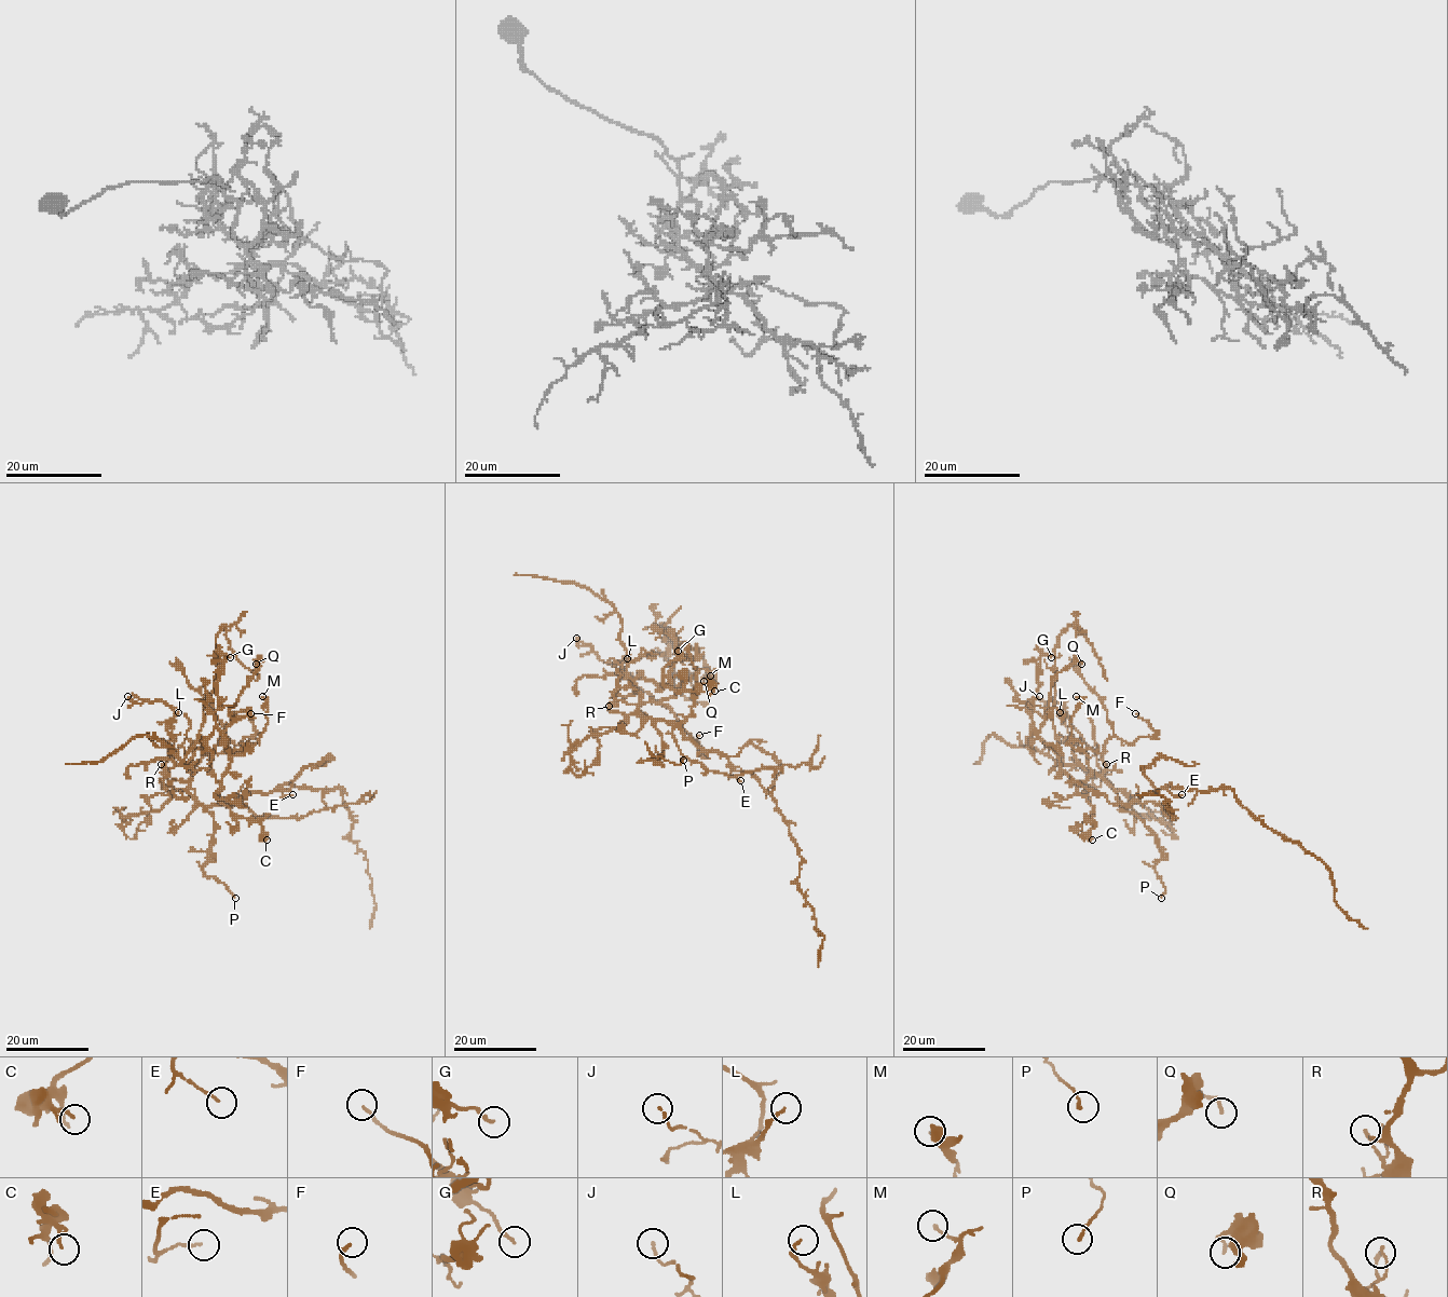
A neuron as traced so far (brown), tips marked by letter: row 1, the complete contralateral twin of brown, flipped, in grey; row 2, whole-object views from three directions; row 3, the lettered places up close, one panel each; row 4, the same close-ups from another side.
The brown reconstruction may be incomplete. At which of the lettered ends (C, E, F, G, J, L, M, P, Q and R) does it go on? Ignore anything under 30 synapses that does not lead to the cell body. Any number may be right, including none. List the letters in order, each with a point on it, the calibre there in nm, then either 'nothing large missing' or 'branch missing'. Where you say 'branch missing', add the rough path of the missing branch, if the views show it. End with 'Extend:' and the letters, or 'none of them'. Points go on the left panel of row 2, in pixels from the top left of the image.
C: (267, 840) | 160 nm | nothing large missing
E: (292, 794) | 100 nm | nothing large missing
F: (250, 713) | 150 nm | nothing large missing
G: (230, 657) | 160 nm | nothing large missing
J: (127, 696) | 110 nm | nothing large missing
L: (178, 712) | 130 nm | nothing large missing
M: (262, 696) | 150 nm | nothing large missing
P: (235, 898) | 160 nm | nothing large missing
Q: (256, 664) | 150 nm | nothing large missing
R: (161, 764) | 150 nm | nothing large missing
Extend: none of them

